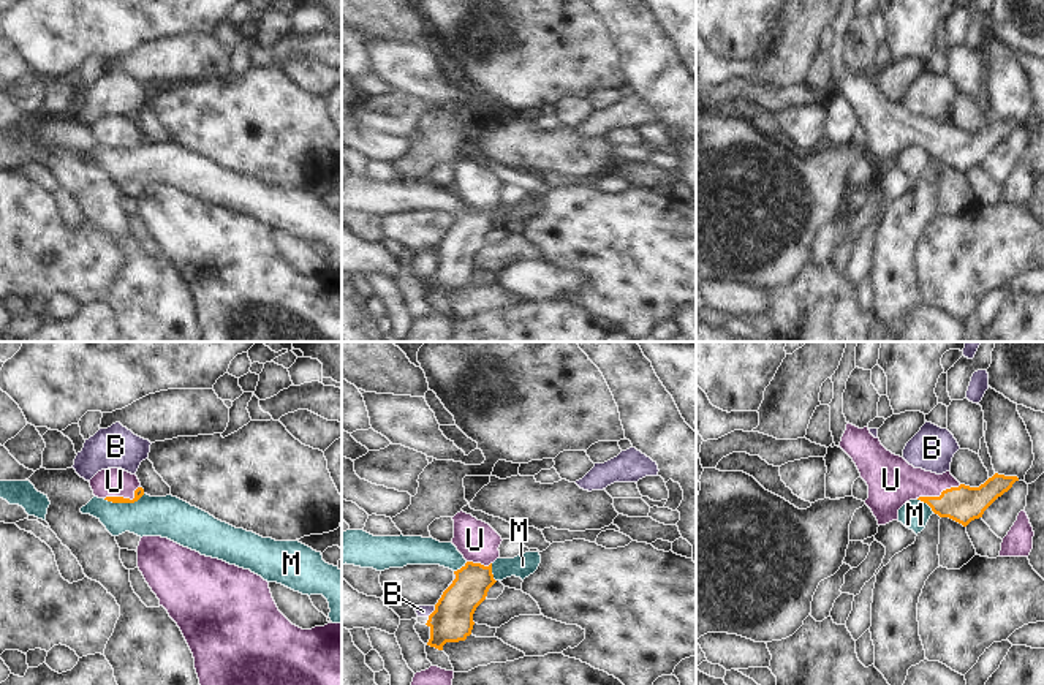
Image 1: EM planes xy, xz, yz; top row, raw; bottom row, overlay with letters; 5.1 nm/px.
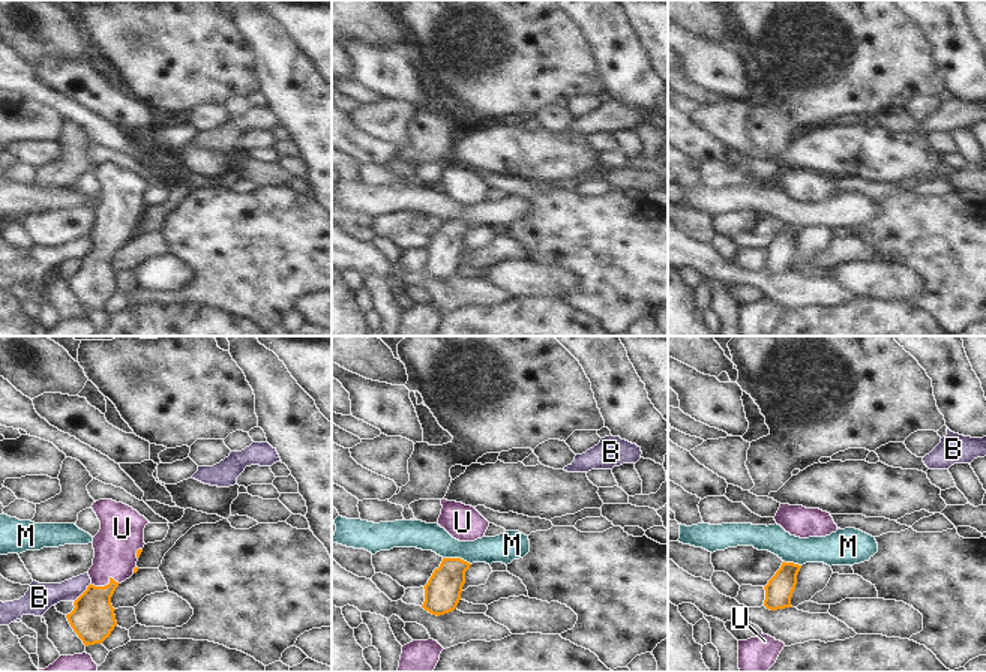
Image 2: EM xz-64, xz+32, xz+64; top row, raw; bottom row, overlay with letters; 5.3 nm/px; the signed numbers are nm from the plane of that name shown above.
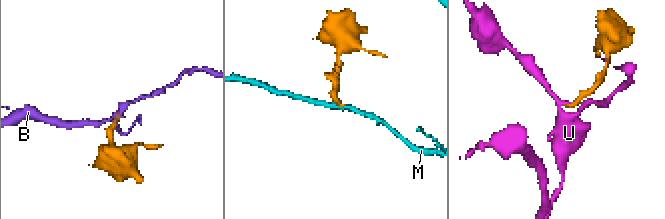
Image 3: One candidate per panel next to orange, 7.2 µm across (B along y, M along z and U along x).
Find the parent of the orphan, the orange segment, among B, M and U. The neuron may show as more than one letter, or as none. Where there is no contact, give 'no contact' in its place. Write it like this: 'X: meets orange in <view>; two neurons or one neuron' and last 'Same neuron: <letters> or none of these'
B: meets orange in xz; two neurons
M: meets orange in xy; two neurons
U: meets orange in yz; one neuron
Same neuron: U

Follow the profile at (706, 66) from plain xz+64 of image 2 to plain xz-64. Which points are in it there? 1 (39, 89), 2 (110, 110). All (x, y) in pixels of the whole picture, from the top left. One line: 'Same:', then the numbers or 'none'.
Same: 2

